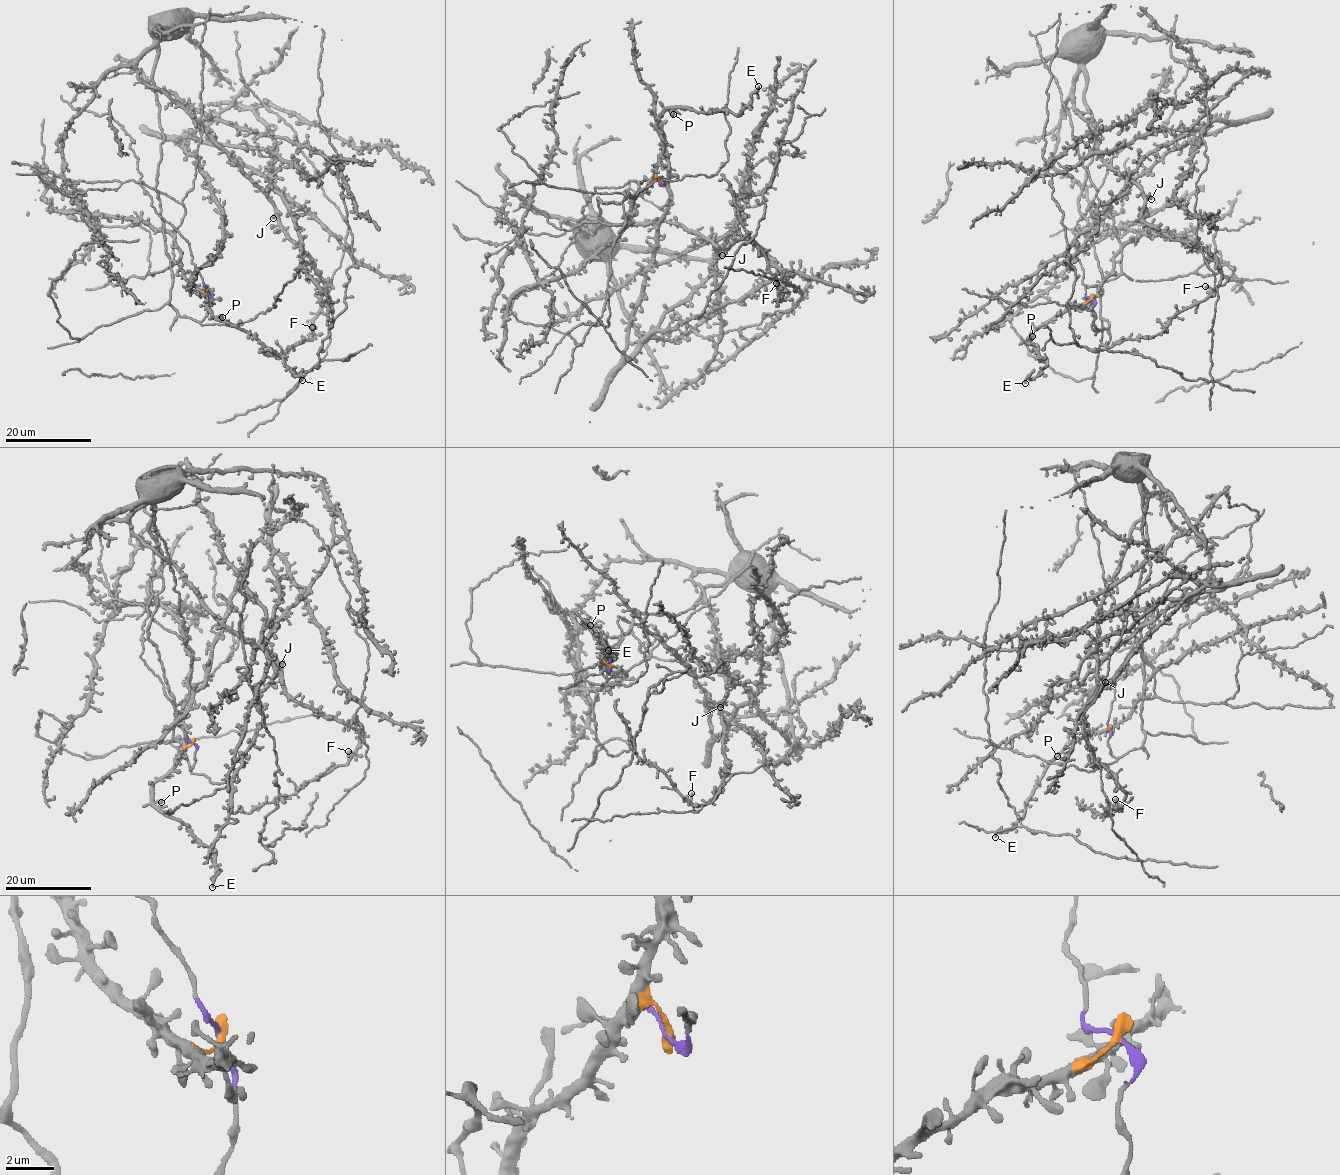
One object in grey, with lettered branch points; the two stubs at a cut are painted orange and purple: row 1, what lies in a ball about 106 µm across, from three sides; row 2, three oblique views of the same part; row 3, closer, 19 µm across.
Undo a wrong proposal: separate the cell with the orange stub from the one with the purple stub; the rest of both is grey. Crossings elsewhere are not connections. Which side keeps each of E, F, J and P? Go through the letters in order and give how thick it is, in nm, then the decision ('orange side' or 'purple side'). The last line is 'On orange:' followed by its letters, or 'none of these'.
E: 150 nm | orange side
F: 240 nm | purple side
J: 480 nm | purple side
P: 500 nm | orange side
On orange: E, P

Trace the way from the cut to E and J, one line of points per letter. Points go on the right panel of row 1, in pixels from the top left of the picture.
E: (1091, 298), (1053, 316), (1027, 338), (1036, 344), (1046, 365), (1025, 383)
J: (1091, 298), (1104, 329), (1078, 202), (1095, 141), (1083, 70), (1073, 104), (1096, 153), (1151, 199)

